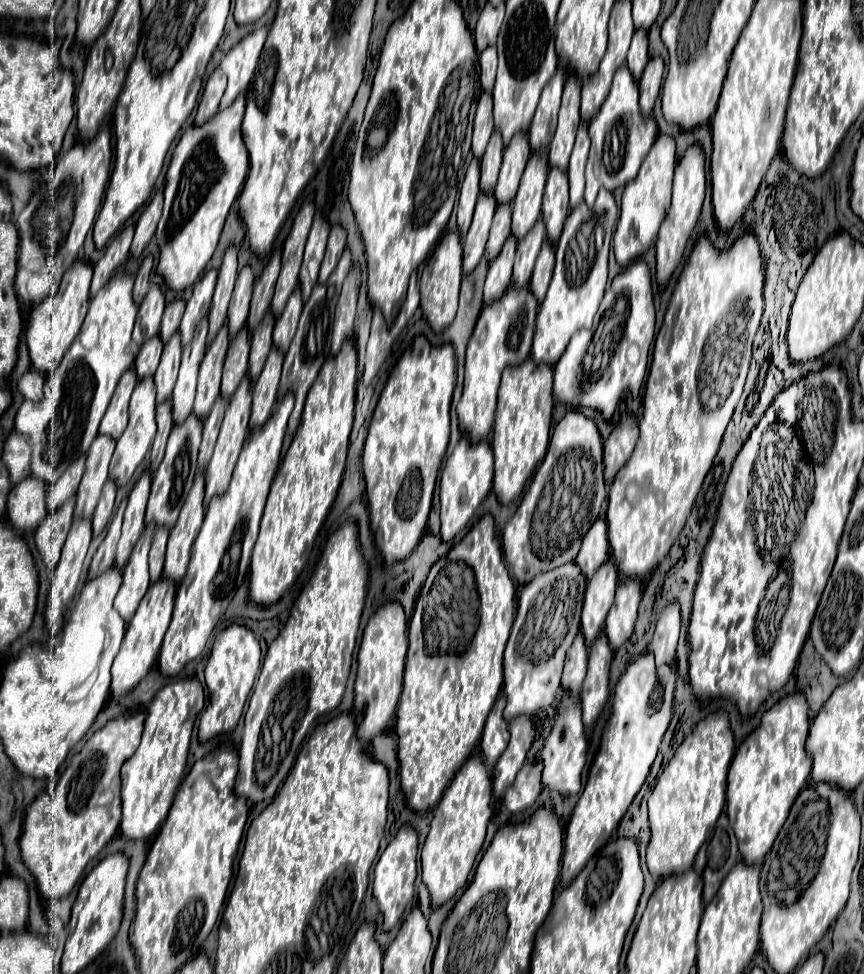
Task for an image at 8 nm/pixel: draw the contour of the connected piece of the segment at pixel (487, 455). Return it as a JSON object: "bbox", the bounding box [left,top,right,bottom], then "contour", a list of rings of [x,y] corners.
{"bbox":[441,435,493,541],"contour":[[[463,435],[457,443],[453,455],[447,459],[447,465],[443,469],[441,477],[441,539],[453,541],[469,523],[475,509],[481,505],[481,501],[489,495],[493,483],[493,449],[487,441],[481,441],[477,445],[469,443],[469,439]]]}

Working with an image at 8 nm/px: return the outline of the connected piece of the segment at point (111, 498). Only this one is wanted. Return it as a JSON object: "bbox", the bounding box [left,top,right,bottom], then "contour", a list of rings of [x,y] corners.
{"bbox":[93,479,117,537],"contour":[[[109,479],[103,487],[103,493],[101,493],[101,499],[97,503],[97,509],[95,509],[95,515],[93,515],[93,535],[97,537],[109,523],[111,515],[113,515],[113,509],[115,509],[115,493],[117,493],[117,485]]]}

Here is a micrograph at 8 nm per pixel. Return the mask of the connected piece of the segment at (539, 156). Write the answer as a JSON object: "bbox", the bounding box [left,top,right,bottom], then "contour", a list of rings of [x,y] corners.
{"bbox":[513,153,547,241],"contour":[[[533,153],[525,167],[519,191],[513,199],[513,237],[517,241],[521,241],[533,229],[533,223],[537,223],[541,217],[541,199],[547,173],[547,157],[543,153]]]}

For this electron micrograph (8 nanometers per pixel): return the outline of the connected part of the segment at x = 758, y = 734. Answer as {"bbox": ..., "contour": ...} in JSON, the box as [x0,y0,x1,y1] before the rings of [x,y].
{"bbox":[726,693,811,865],"contour":[[[793,693],[777,701],[761,719],[761,725],[739,745],[735,759],[729,769],[729,787],[726,793],[726,813],[729,815],[729,823],[737,835],[739,841],[739,853],[743,855],[745,863],[755,865],[763,863],[767,851],[773,847],[773,841],[777,839],[789,809],[799,795],[799,791],[807,785],[809,773],[811,773],[811,759],[805,751],[805,739],[809,735],[809,707],[803,693]]]}

